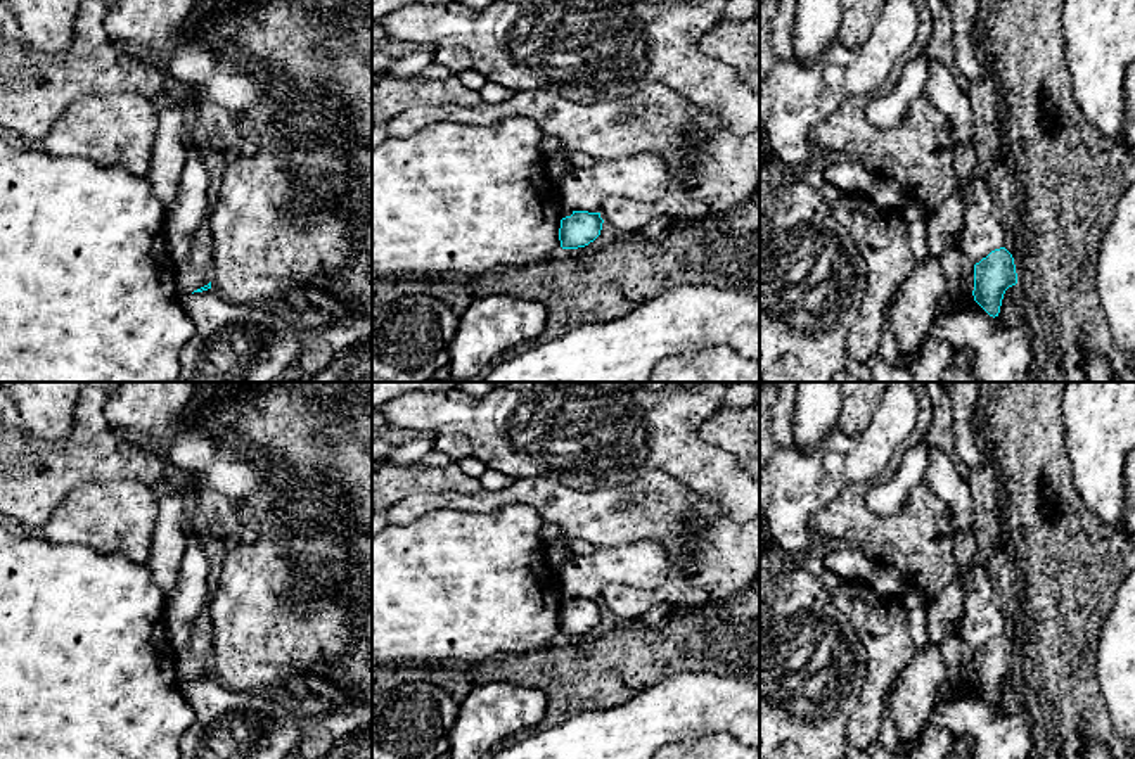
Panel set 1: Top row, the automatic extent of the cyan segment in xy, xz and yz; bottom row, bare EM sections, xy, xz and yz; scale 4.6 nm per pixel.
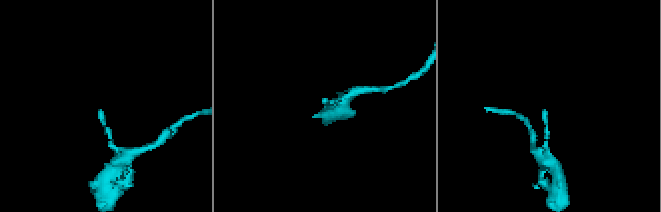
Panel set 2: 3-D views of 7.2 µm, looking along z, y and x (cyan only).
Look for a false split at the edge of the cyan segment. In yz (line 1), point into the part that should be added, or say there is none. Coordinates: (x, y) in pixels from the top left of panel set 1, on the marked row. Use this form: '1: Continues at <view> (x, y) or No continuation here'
1: No continuation here

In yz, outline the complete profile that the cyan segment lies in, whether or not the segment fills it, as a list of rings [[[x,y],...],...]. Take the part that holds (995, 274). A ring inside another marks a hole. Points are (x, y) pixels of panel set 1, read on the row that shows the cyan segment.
[[[1005,247],[991,251],[974,265],[974,301],[993,318],[1000,313],[1005,290],[1016,284],[1014,258]]]

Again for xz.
[[[573,211],[561,220],[559,240],[562,249],[578,249],[593,242],[602,230],[600,213]]]

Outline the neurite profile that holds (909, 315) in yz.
[[[938,259],[915,261],[914,270],[898,285],[898,294],[889,297],[882,313],[884,325],[893,332],[900,354],[917,353],[938,315],[938,299],[945,292],[948,292],[948,284]]]

